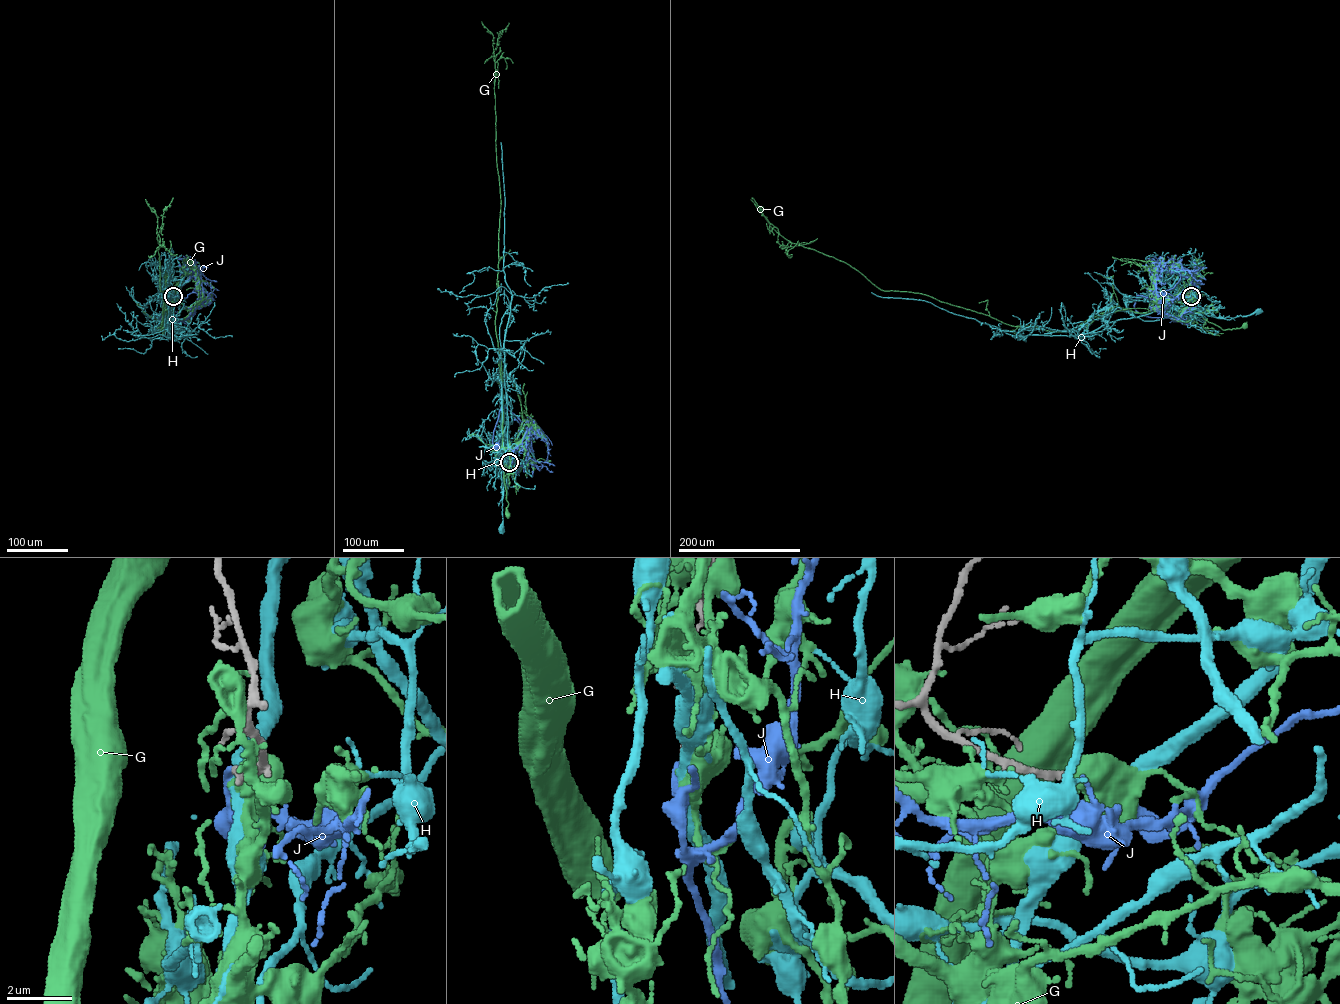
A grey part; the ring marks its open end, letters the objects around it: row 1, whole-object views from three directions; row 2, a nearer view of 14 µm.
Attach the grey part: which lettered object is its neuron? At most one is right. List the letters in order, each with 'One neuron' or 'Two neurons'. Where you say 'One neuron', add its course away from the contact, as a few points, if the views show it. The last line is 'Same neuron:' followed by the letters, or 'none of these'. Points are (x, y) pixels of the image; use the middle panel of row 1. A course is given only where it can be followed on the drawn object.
G: Two neurons
H: Two neurons
J: Two neurons
Same neuron: none of these

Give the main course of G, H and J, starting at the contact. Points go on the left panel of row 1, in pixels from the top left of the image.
G: (173, 296), (167, 319), (170, 326)
H: (173, 296), (173, 300), (166, 300), (167, 319), (165, 311)
J: (173, 296), (195, 271), (196, 290), (186, 298), (170, 295), (163, 315), (156, 316), (161, 320)

